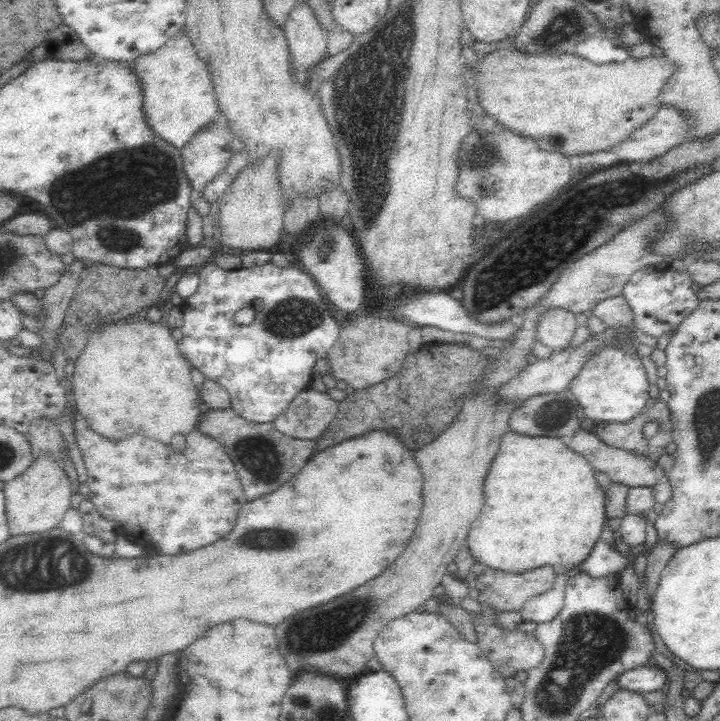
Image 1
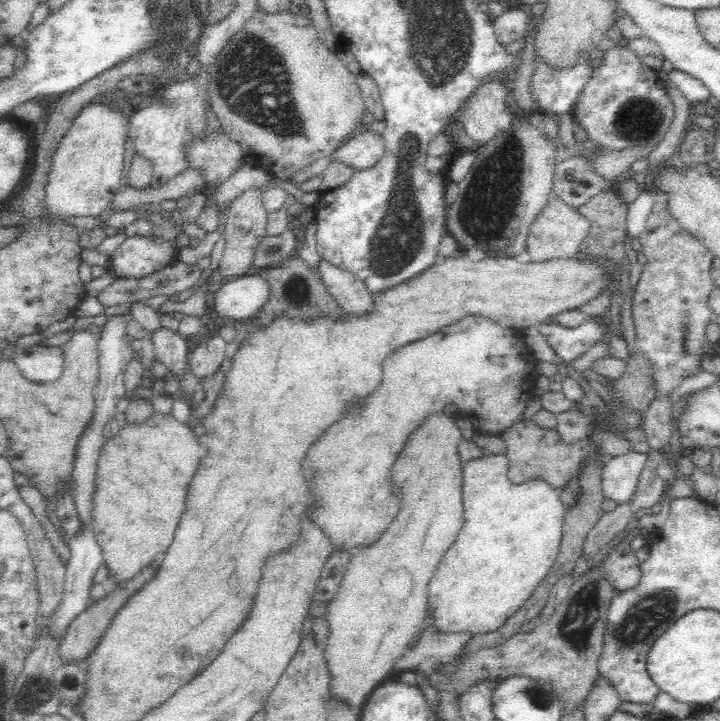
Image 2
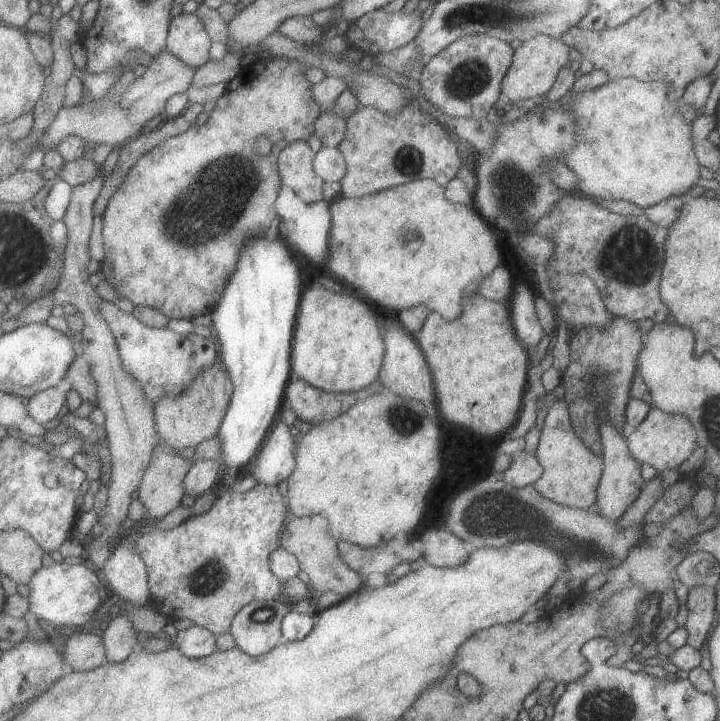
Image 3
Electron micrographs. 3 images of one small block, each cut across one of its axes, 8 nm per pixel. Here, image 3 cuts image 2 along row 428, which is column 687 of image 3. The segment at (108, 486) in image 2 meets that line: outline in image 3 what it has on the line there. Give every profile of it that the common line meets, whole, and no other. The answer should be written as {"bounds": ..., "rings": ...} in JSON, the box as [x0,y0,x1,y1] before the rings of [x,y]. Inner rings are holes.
{"bounds":[540,78,699,210],"rings":[[[623,78],[607,82],[595,90],[567,92],[557,100],[542,101],[540,105],[547,108],[567,106],[569,116],[575,126],[575,144],[573,150],[565,152],[565,166],[573,170],[577,189],[583,196],[597,199],[614,199],[628,201],[645,210],[665,201],[670,197],[683,196],[694,186],[699,176],[699,164],[693,154],[691,140],[691,123],[687,122],[677,110],[676,102],[669,102],[663,82],[639,82],[635,78]]]}

